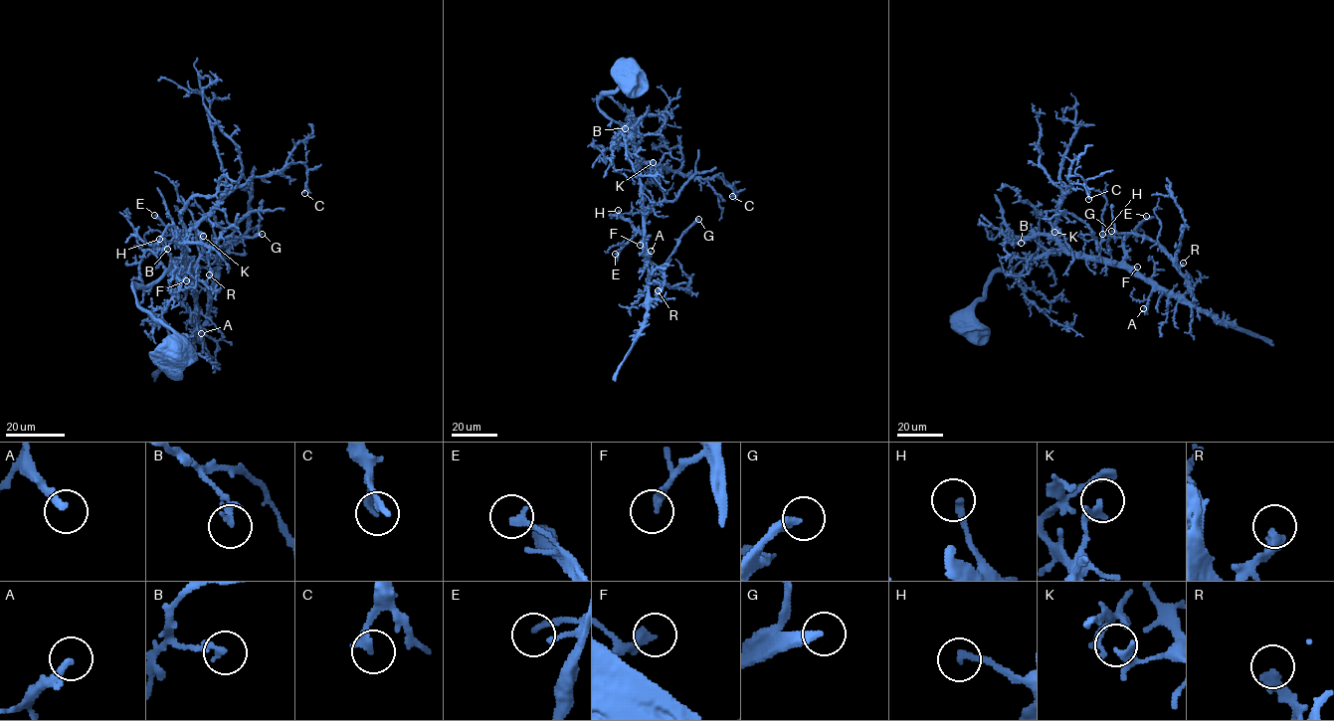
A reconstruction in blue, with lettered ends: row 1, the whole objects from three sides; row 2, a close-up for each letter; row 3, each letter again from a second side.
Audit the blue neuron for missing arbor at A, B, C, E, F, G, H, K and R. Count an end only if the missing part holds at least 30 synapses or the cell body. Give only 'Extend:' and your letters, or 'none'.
Extend: none

